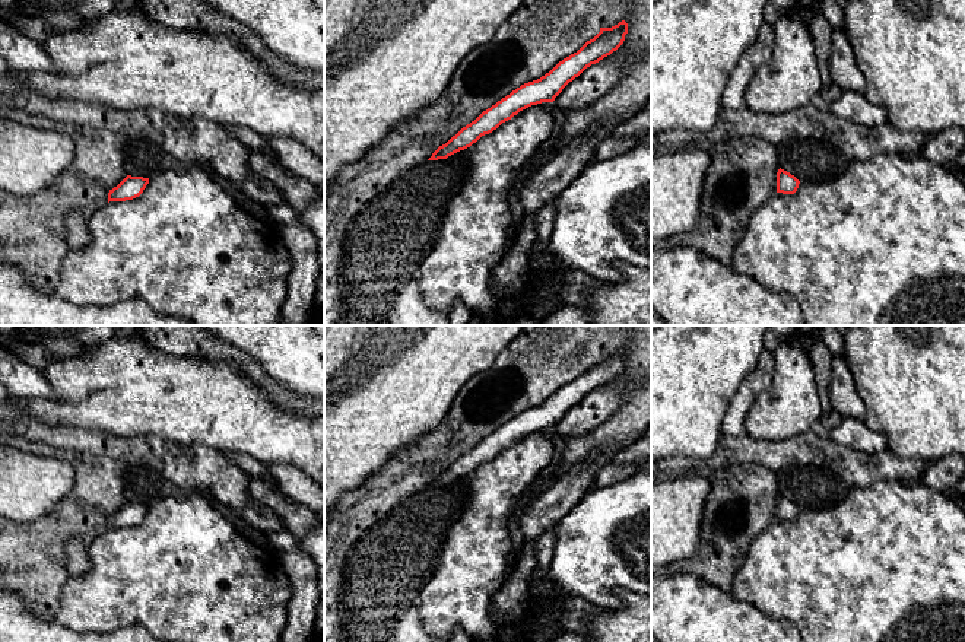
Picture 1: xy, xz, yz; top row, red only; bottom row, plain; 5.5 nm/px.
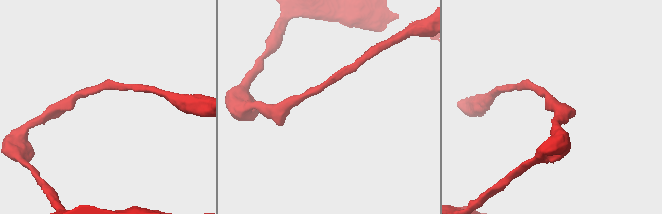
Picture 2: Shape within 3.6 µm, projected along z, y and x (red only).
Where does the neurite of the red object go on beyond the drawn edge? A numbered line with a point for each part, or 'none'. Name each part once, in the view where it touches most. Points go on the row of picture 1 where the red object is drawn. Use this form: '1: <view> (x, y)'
none

